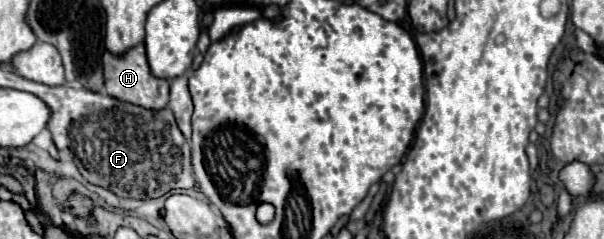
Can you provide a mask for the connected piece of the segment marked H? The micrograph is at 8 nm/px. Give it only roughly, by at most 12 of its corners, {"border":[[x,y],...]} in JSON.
{"border":[[144,44],[106,52],[108,96],[162,110],[168,80],[152,76]]}

